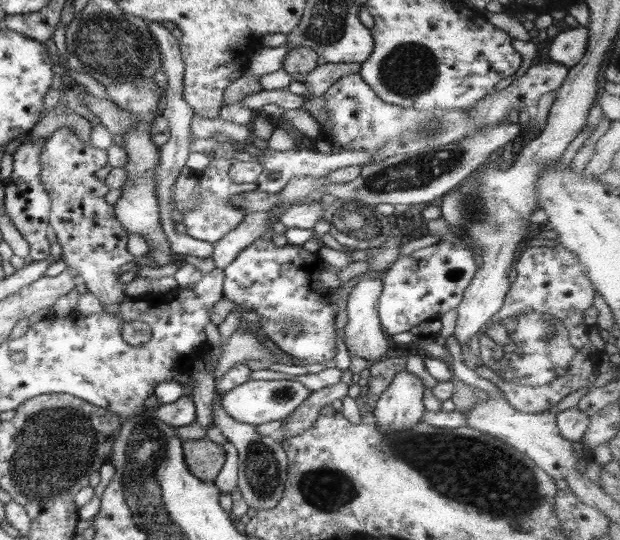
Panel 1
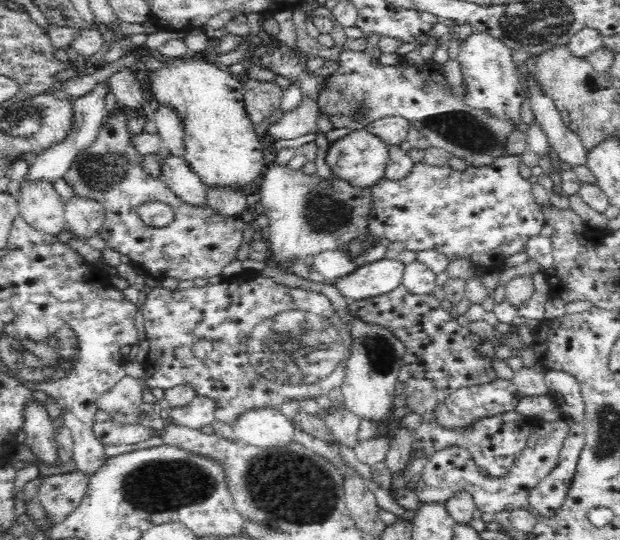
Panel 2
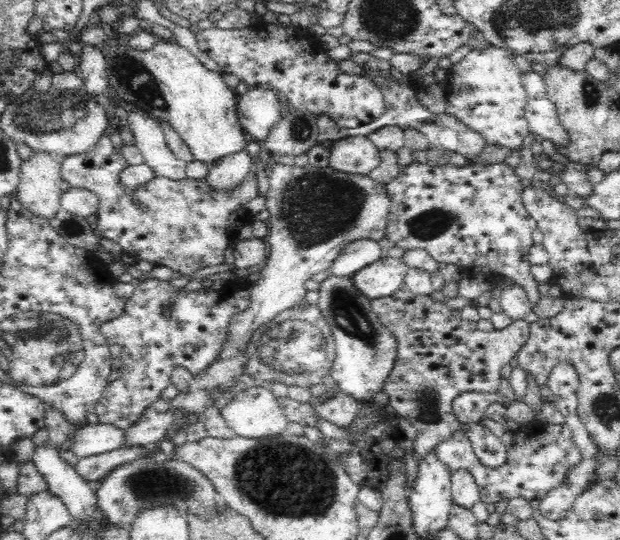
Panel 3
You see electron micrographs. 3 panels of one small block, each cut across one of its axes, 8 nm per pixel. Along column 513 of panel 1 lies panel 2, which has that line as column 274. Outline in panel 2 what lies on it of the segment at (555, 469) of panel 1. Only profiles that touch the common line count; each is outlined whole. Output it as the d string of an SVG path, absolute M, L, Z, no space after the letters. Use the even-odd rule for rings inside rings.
M279 408L246 410L232 425L238 440L260 448L281 447L294 441L296 426Z

